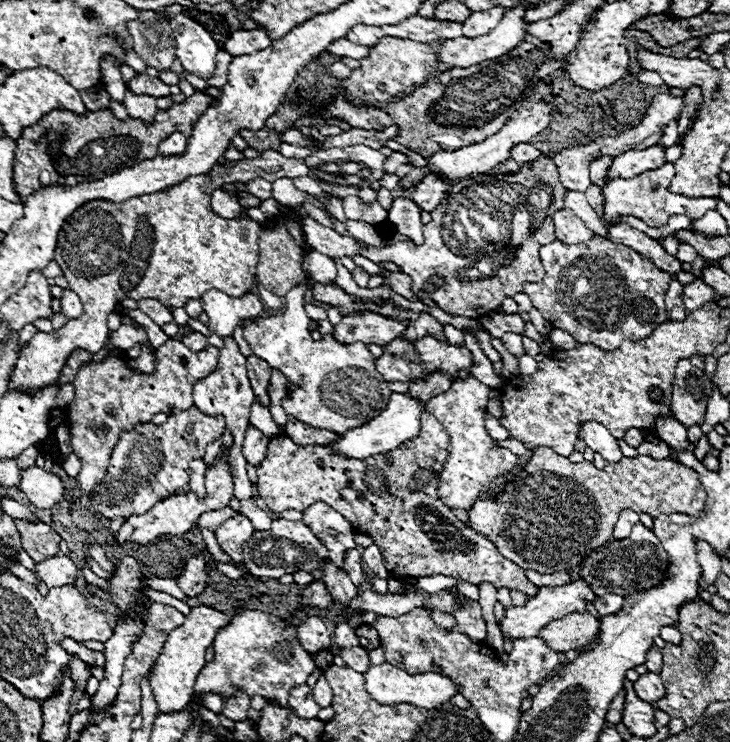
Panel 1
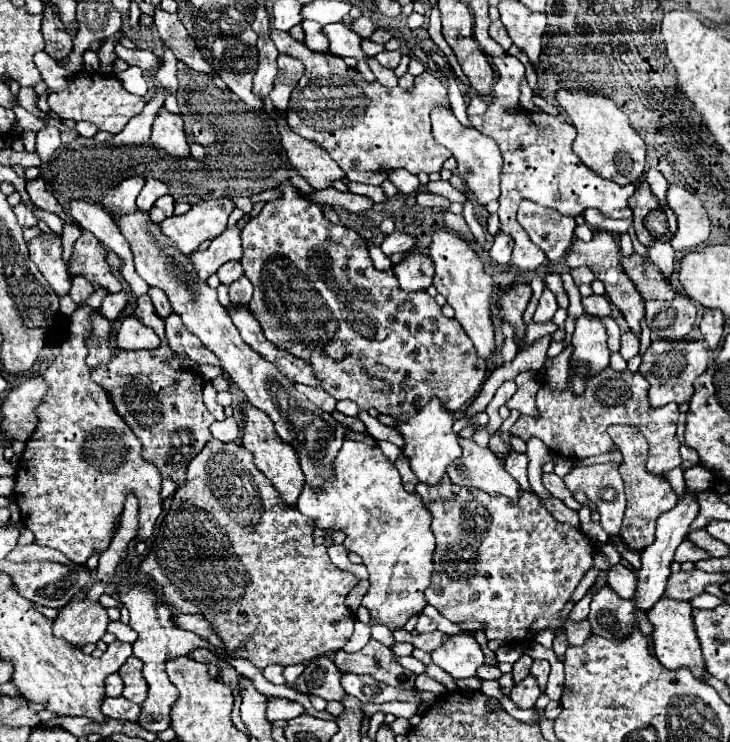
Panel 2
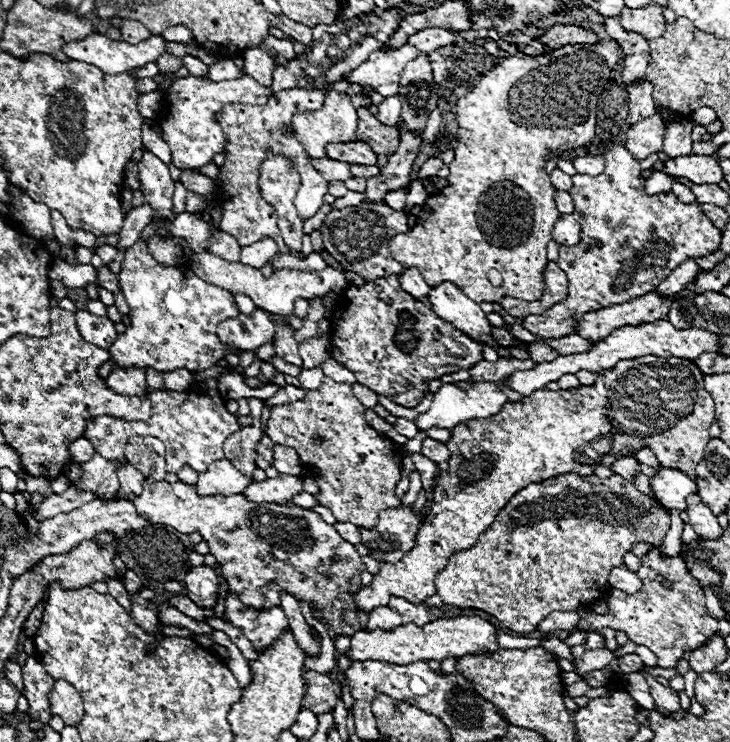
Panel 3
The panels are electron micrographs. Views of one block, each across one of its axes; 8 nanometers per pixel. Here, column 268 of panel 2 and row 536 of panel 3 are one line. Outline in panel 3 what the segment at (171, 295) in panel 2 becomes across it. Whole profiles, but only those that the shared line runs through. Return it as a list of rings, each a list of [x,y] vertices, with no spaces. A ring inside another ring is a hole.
[[[410,506],[388,508],[380,514],[376,528],[362,528],[362,542],[378,562],[400,562],[416,544],[416,534],[424,522]]]

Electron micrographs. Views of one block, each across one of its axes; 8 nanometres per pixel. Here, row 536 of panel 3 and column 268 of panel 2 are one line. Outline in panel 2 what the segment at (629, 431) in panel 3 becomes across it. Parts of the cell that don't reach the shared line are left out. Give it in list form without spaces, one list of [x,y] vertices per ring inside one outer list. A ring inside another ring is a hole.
[[[242,402],[240,410],[242,410],[242,420],[244,420],[244,436],[242,436],[244,448],[254,454],[256,466],[262,470],[262,474],[266,478],[272,480],[272,484],[276,486],[276,490],[280,492],[280,496],[288,504],[296,504],[296,500],[298,500],[298,496],[302,492],[302,484],[304,484],[304,474],[300,470],[300,462],[298,462],[296,450],[288,442],[284,442],[282,438],[278,438],[278,434],[274,432],[272,420],[262,410],[254,408],[248,402]]]

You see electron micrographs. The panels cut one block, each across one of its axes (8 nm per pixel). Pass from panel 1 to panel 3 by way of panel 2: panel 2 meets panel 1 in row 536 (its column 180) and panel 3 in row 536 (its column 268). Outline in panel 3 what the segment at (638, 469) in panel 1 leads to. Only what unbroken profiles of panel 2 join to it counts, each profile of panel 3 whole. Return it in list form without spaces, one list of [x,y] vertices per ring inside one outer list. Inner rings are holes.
[[[594,474],[554,476],[554,480],[544,480],[542,484],[528,484],[526,490],[518,492],[518,496],[502,508],[492,528],[478,538],[474,548],[454,554],[448,566],[436,576],[436,592],[444,604],[484,610],[514,632],[534,632],[538,622],[550,612],[592,606],[604,596],[610,596],[608,576],[612,568],[622,566],[622,556],[630,552],[636,542],[660,546],[668,530],[670,516],[662,506],[618,474],[612,478],[598,478]]]

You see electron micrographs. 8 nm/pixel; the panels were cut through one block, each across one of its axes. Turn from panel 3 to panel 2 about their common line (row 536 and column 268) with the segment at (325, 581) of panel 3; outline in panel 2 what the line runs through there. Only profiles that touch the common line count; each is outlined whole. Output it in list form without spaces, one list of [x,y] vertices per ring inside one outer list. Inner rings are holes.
[[[288,182],[282,184],[282,188],[278,188],[284,196],[280,200],[274,202],[266,202],[266,206],[262,208],[262,212],[258,216],[254,216],[242,230],[242,246],[244,246],[244,256],[242,256],[242,266],[244,266],[244,276],[248,276],[248,280],[254,284],[254,296],[248,304],[250,312],[256,316],[256,320],[260,322],[264,336],[268,338],[268,342],[272,342],[274,346],[278,346],[280,350],[290,352],[292,356],[308,362],[312,366],[314,378],[322,384],[322,388],[336,400],[352,400],[356,402],[362,410],[370,410],[376,408],[380,414],[388,414],[392,418],[398,418],[400,422],[408,422],[408,418],[412,418],[414,414],[418,414],[428,402],[430,398],[438,396],[442,400],[442,404],[450,410],[456,412],[460,410],[470,398],[474,398],[478,394],[478,390],[482,388],[484,376],[486,376],[486,360],[482,360],[476,350],[472,340],[466,336],[466,332],[462,330],[462,326],[458,324],[458,320],[454,318],[446,318],[442,316],[440,306],[436,304],[436,300],[420,290],[420,292],[406,292],[398,286],[396,274],[394,270],[376,270],[370,256],[368,256],[368,248],[366,248],[366,240],[340,224],[332,224],[324,218],[320,206],[312,204],[306,198],[300,198],[296,192],[296,188],[292,188]]]

